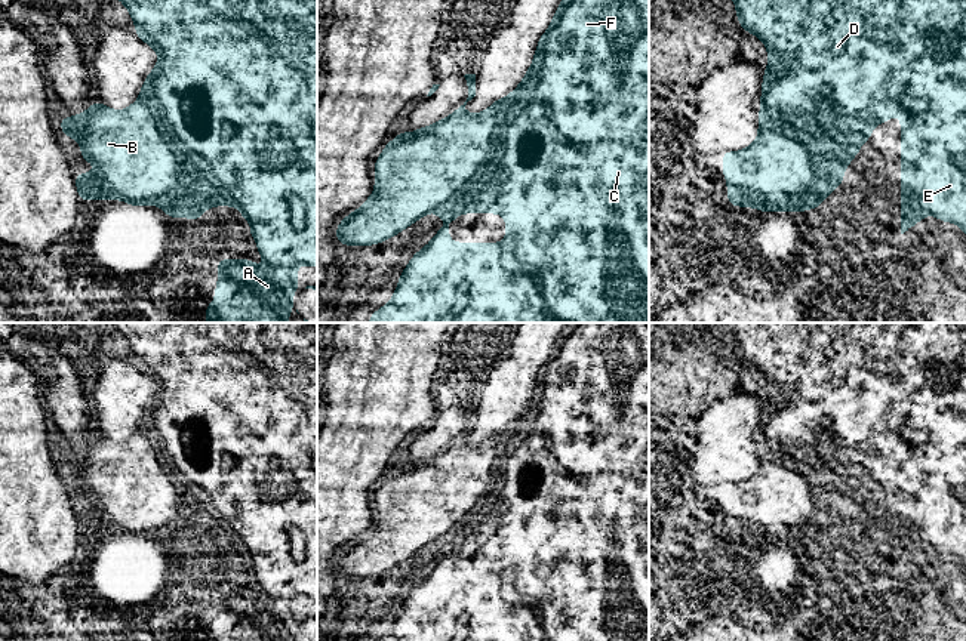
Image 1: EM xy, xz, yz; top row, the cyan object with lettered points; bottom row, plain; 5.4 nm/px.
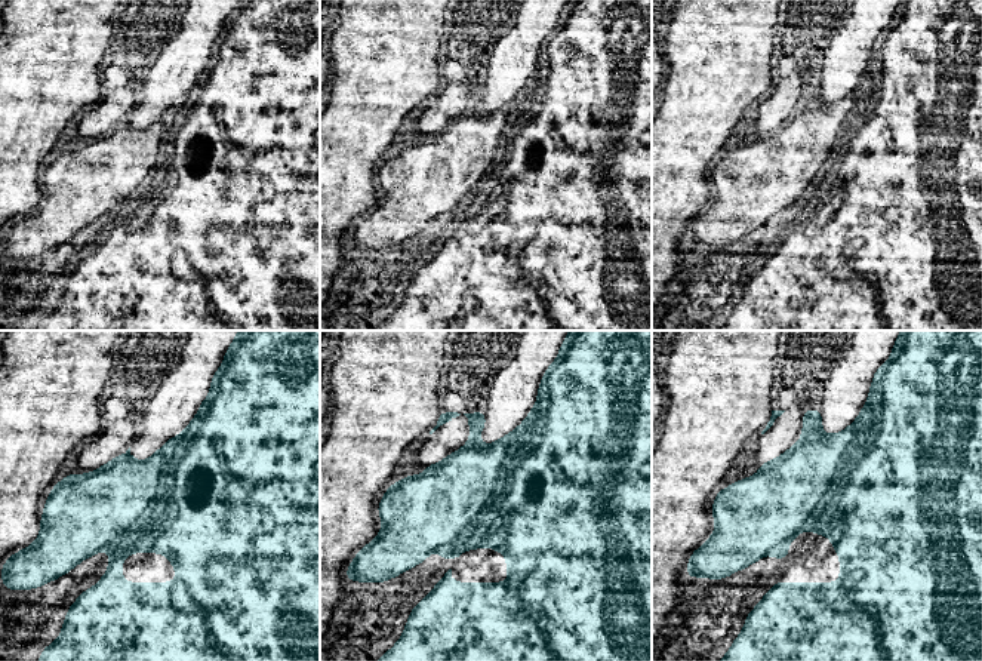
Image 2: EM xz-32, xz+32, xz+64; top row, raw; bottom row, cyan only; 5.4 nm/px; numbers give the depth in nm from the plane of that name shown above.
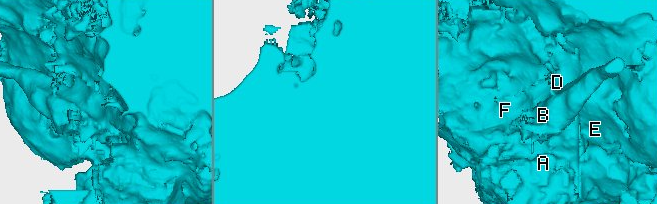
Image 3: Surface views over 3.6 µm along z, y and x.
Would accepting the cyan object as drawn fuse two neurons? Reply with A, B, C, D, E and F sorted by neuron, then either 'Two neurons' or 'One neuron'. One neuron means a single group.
Groups: A C D E F / B. Two neurons

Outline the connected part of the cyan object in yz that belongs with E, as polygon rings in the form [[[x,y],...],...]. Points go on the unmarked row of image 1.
[[[726,323],[726,326],[733,332],[736,338],[736,348],[741,358],[750,366],[756,366],[766,377],[767,388],[770,394],[765,398],[765,410],[762,416],[762,432],[760,432],[760,446],[759,456],[766,453],[766,443],[772,441],[785,441],[794,444],[799,449],[805,449],[809,459],[809,469],[802,471],[805,457],[796,457],[797,471],[793,471],[788,463],[767,465],[760,471],[756,471],[748,480],[741,483],[723,484],[723,506],[727,514],[727,530],[730,537],[741,539],[757,539],[759,543],[806,543],[807,540],[816,540],[827,527],[843,515],[843,505],[852,490],[861,483],[861,475],[871,471],[871,462],[883,453],[889,453],[893,446],[901,449],[901,566],[908,563],[913,557],[922,552],[926,546],[933,546],[939,552],[953,554],[959,557],[966,566],[966,323]]]

